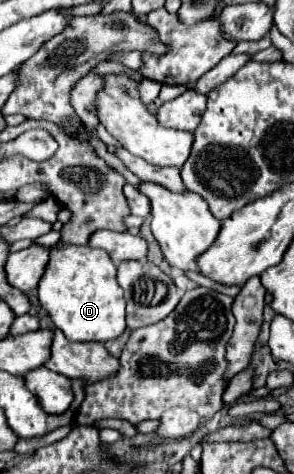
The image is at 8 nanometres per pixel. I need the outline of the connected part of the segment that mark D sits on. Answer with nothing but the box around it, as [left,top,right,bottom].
[39,241,125,341]

